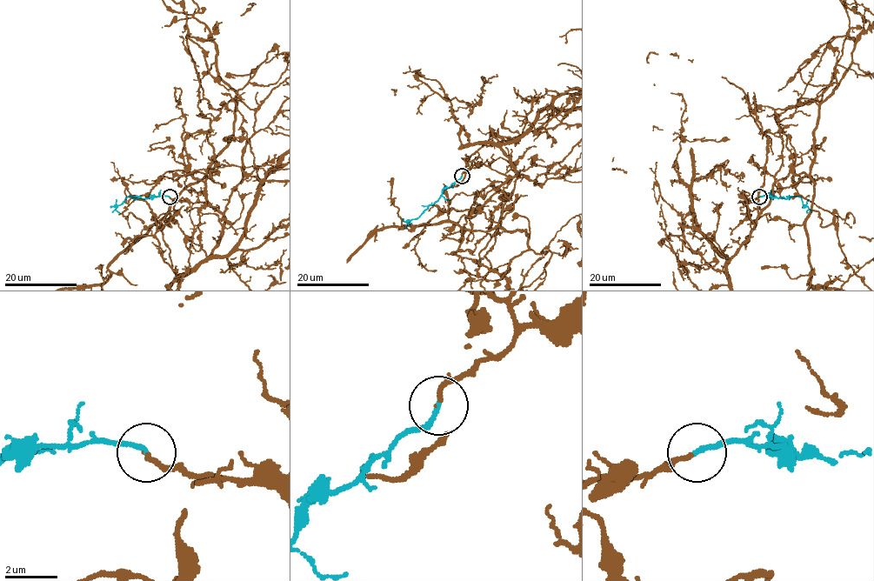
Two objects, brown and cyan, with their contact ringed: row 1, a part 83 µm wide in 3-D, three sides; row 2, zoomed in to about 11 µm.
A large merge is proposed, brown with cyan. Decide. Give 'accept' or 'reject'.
accept

